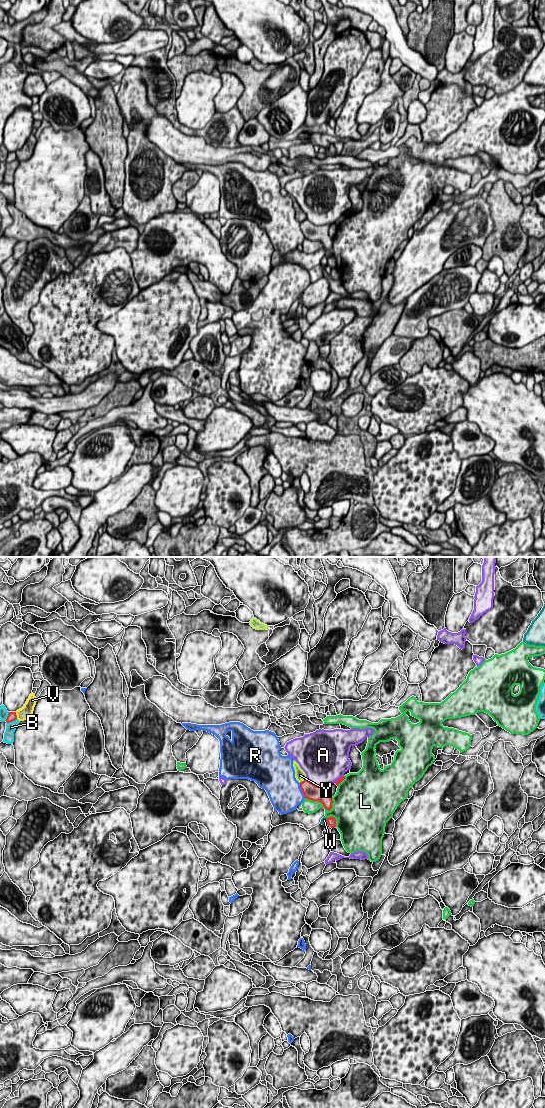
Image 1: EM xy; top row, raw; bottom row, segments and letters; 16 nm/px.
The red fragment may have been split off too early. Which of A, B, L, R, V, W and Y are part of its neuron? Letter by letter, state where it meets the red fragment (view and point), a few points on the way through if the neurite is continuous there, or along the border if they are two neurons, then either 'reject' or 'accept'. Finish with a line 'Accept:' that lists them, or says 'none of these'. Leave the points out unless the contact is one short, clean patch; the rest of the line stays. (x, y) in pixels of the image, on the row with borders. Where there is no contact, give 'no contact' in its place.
A: contact xy (318, 786); reject
B: contact xy (11, 721); reject
L: contact xy (319, 801); reject
R: contact xy (301, 789); reject
V: contact xy (16, 715); reject
W: contact xy (327, 821); reject
Y: contact xy (302, 781); reject
Accept: none of these

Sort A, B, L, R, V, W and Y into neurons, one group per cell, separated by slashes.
A / B / L / R / V / W / Y

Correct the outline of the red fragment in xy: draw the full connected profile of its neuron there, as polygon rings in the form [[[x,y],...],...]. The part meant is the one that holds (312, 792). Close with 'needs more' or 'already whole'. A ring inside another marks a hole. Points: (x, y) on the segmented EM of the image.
[[[307,779],[300,782],[300,788],[306,799],[312,801],[319,801],[323,804],[324,808],[328,811],[332,809],[333,800],[329,796],[329,787],[331,784],[323,786],[316,786]]]; already whole

